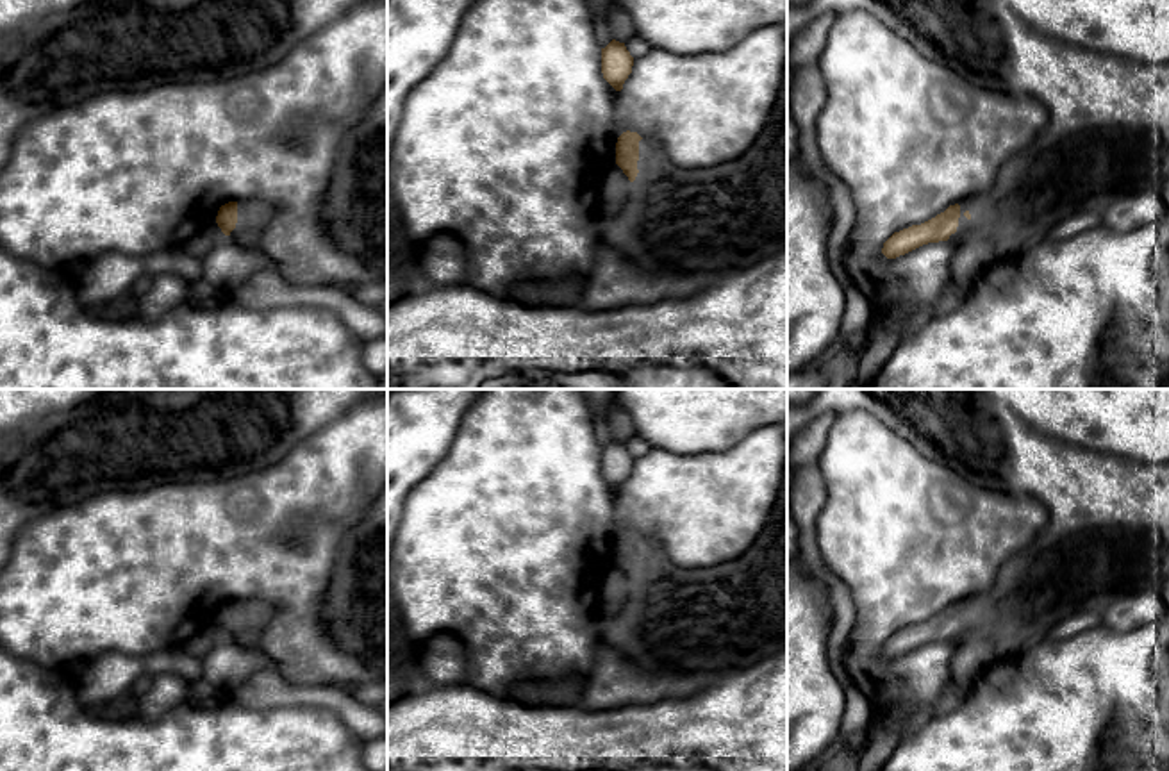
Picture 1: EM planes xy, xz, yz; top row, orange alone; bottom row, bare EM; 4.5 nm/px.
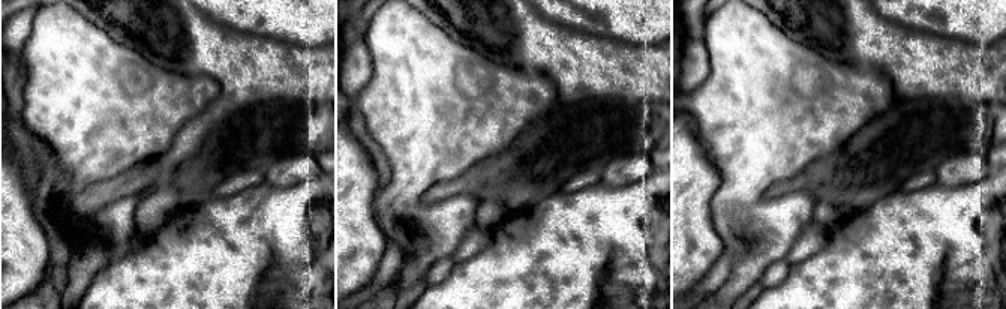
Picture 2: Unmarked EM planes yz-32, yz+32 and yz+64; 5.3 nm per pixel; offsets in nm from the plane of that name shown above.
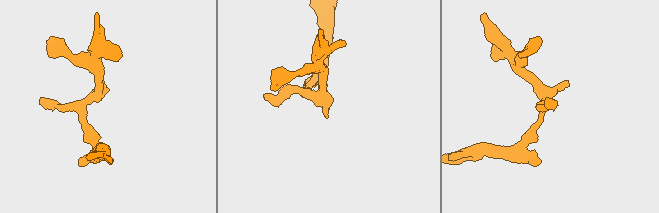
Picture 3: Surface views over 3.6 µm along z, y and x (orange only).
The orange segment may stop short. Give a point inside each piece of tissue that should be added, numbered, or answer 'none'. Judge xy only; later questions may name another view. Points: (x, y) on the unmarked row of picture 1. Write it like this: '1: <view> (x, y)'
1: xy (254, 614)

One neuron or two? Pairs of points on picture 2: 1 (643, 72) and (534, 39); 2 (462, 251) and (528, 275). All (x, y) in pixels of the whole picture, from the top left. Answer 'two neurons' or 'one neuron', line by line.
1: one neuron
2: two neurons

